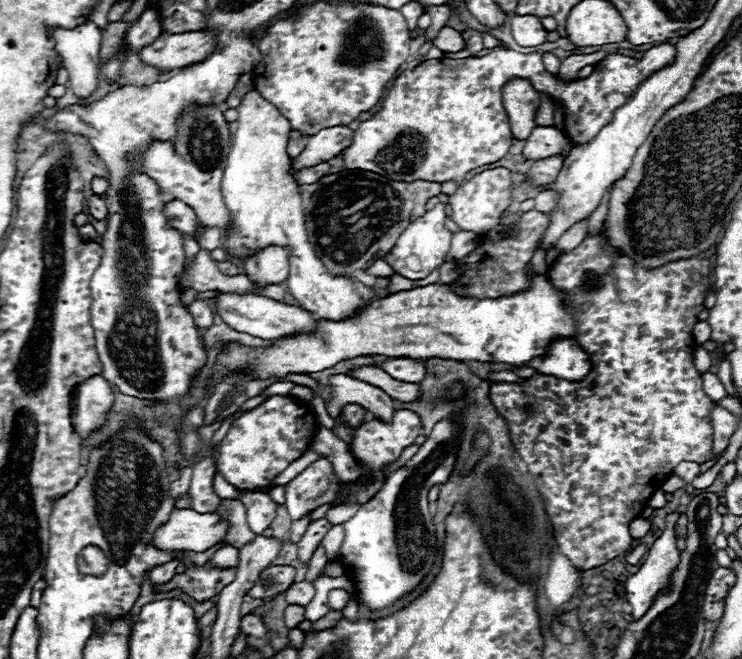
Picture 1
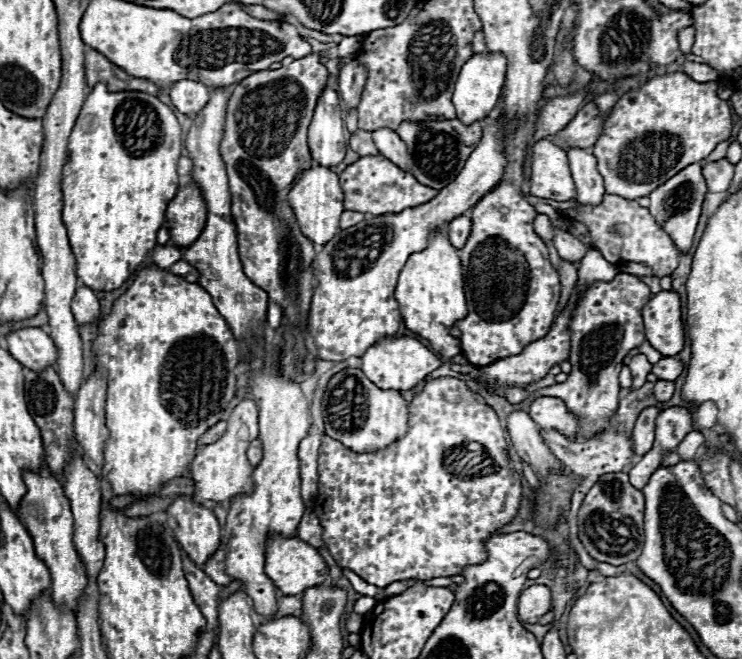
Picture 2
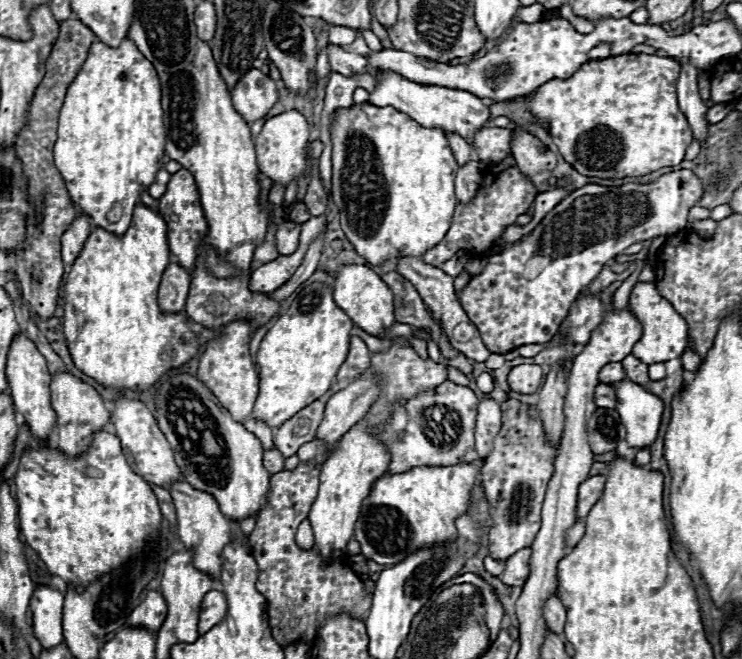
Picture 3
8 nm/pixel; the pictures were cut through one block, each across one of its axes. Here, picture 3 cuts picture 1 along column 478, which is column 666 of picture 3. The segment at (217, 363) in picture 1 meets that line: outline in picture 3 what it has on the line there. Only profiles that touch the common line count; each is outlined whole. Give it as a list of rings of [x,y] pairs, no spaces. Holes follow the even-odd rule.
[[[638,282],[632,288],[630,310],[634,312],[634,316],[644,326],[642,338],[638,340],[638,344],[632,350],[632,354],[638,360],[642,360],[646,364],[656,364],[656,362],[668,362],[668,360],[674,360],[674,358],[682,356],[682,352],[688,346],[688,326],[686,326],[686,320],[682,320],[682,316],[678,316],[678,312],[674,312],[672,304],[658,294],[658,290],[654,288],[652,282]]]

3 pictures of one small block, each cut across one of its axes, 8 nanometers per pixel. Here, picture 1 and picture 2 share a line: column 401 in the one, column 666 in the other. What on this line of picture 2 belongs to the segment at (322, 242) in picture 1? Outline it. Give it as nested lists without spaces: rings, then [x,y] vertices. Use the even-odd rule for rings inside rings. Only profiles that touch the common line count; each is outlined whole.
[[[692,164],[688,168],[684,168],[682,172],[678,172],[676,176],[672,176],[666,184],[658,186],[654,192],[650,192],[650,214],[654,216],[656,224],[674,240],[674,246],[678,248],[678,252],[686,254],[692,246],[692,238],[694,238],[694,230],[700,218],[700,208],[704,202],[704,194],[706,194],[706,182],[702,178],[700,172],[700,164]]]

